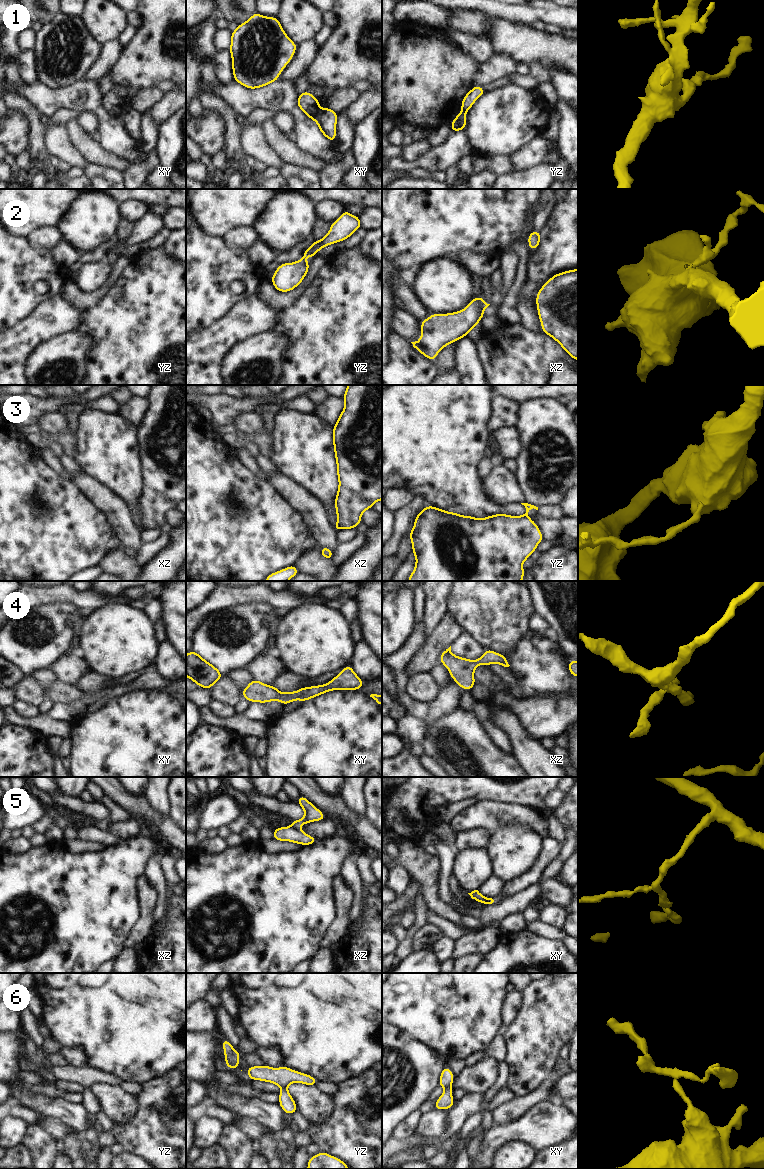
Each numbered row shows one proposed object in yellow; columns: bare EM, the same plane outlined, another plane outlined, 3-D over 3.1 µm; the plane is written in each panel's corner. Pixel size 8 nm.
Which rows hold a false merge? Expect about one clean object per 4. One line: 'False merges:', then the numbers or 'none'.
False merges: 1, 2, 3, 5, 6

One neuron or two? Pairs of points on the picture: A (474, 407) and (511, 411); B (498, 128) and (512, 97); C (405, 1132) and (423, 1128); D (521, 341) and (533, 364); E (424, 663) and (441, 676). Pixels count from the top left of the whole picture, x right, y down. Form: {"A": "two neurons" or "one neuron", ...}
{"A": "two neurons", "B": "one neuron", "C": "two neurons", "D": "one neuron", "E": "two neurons"}

